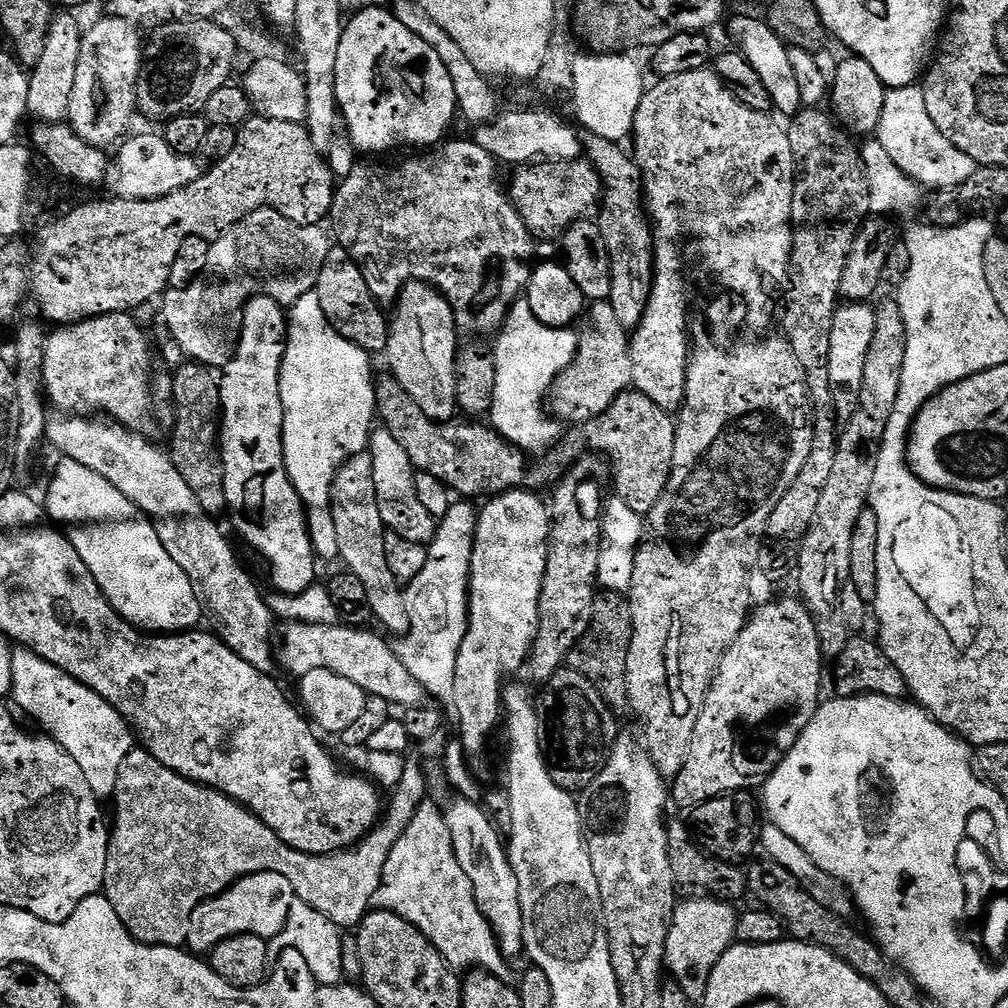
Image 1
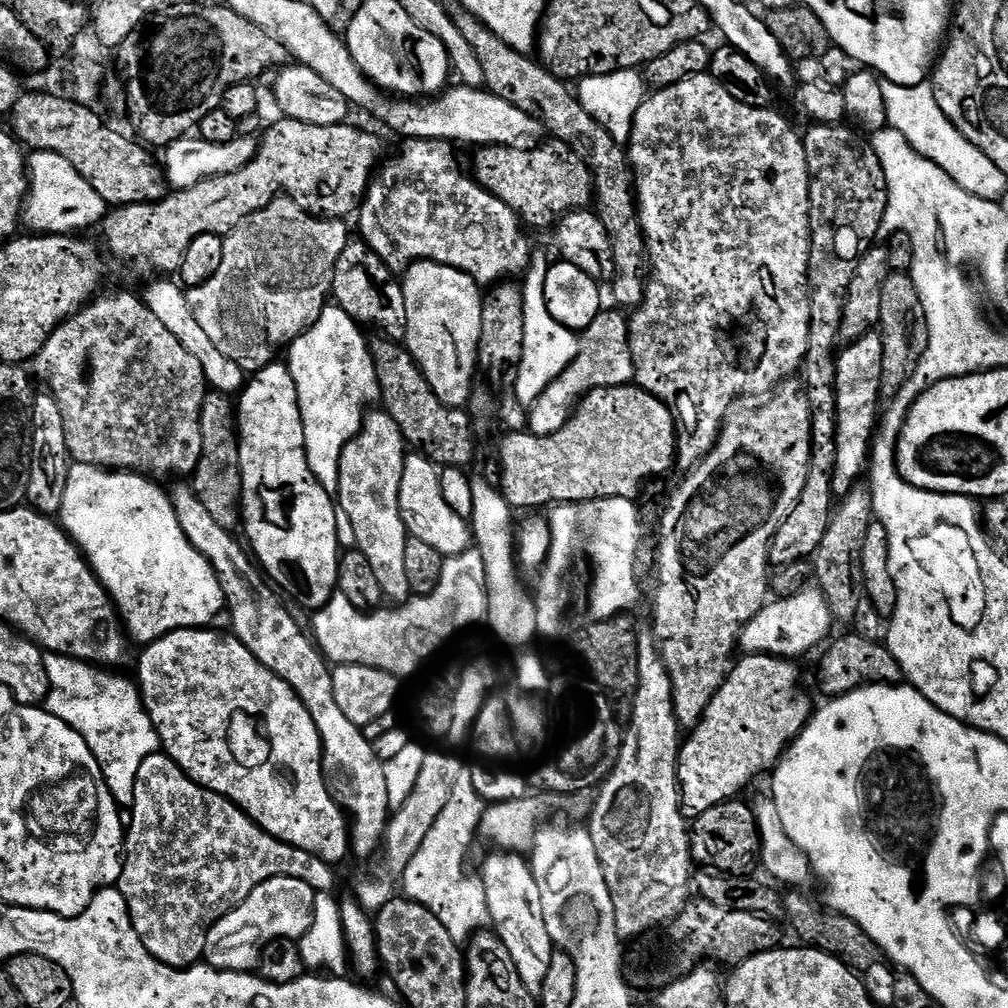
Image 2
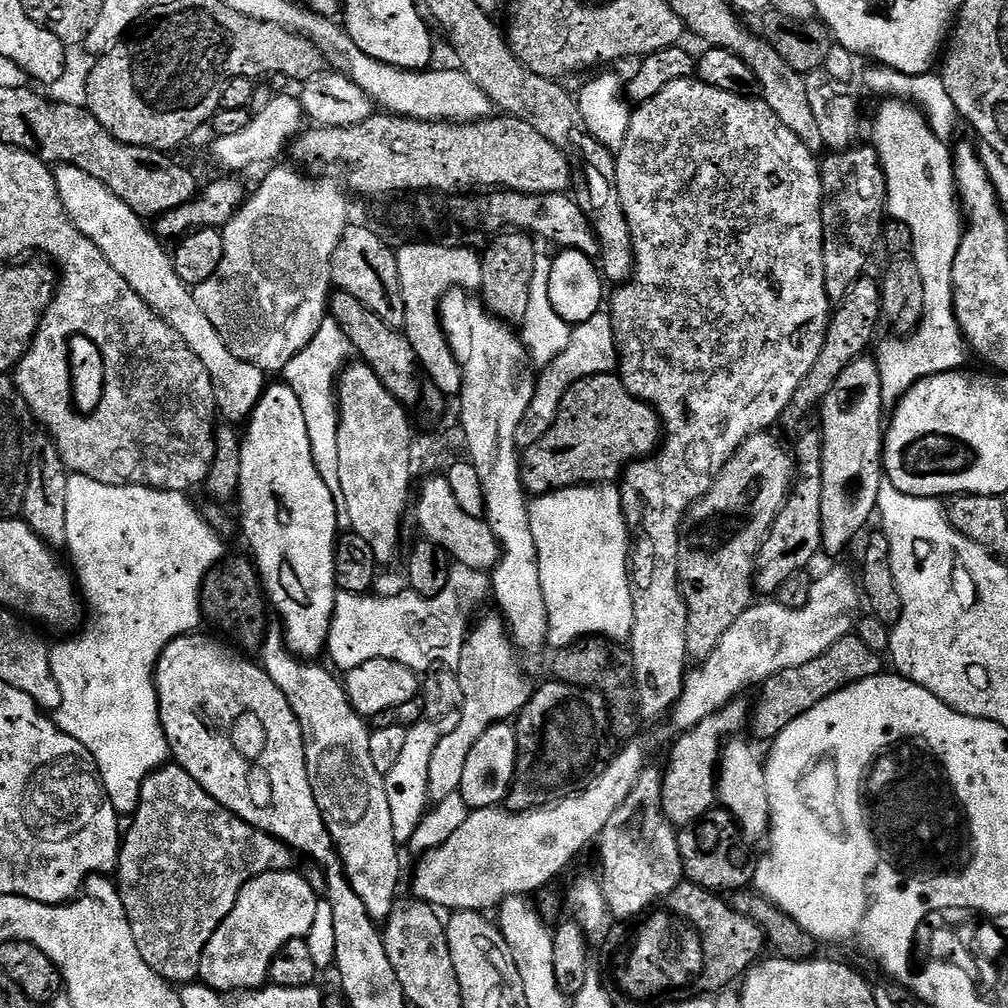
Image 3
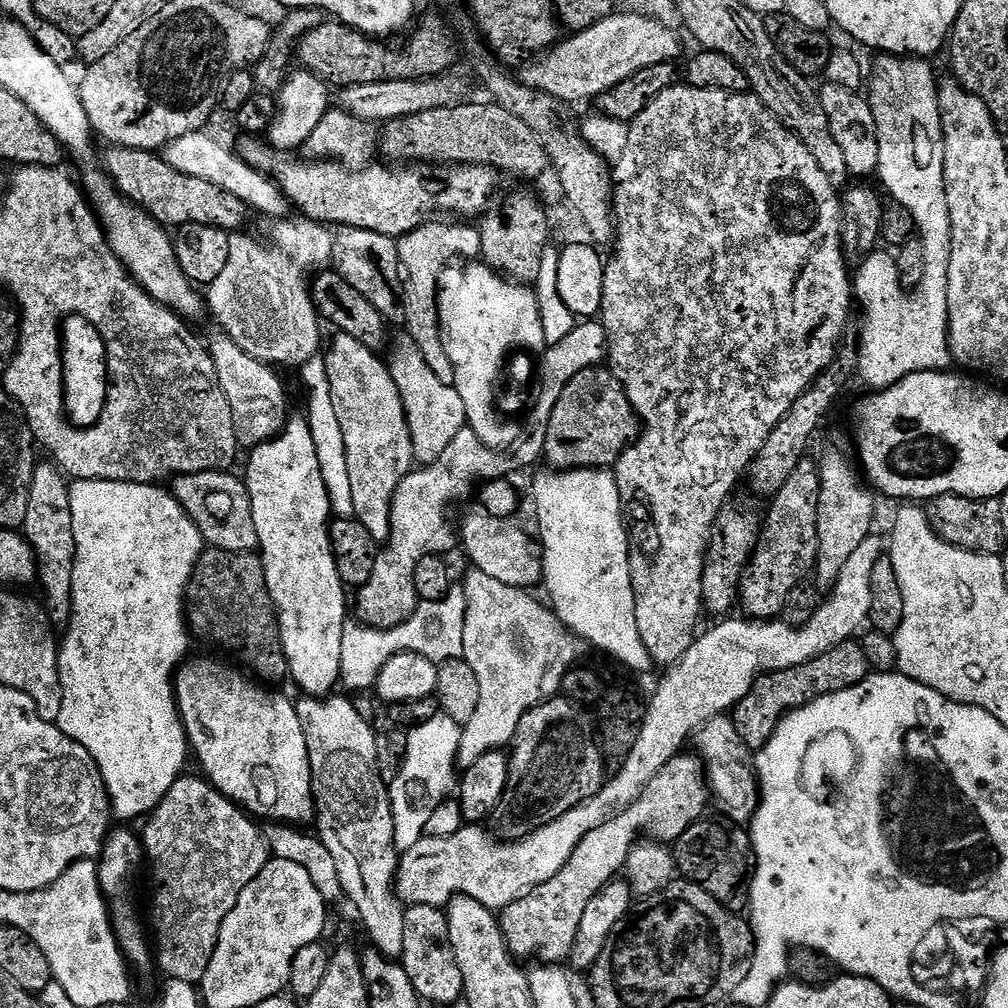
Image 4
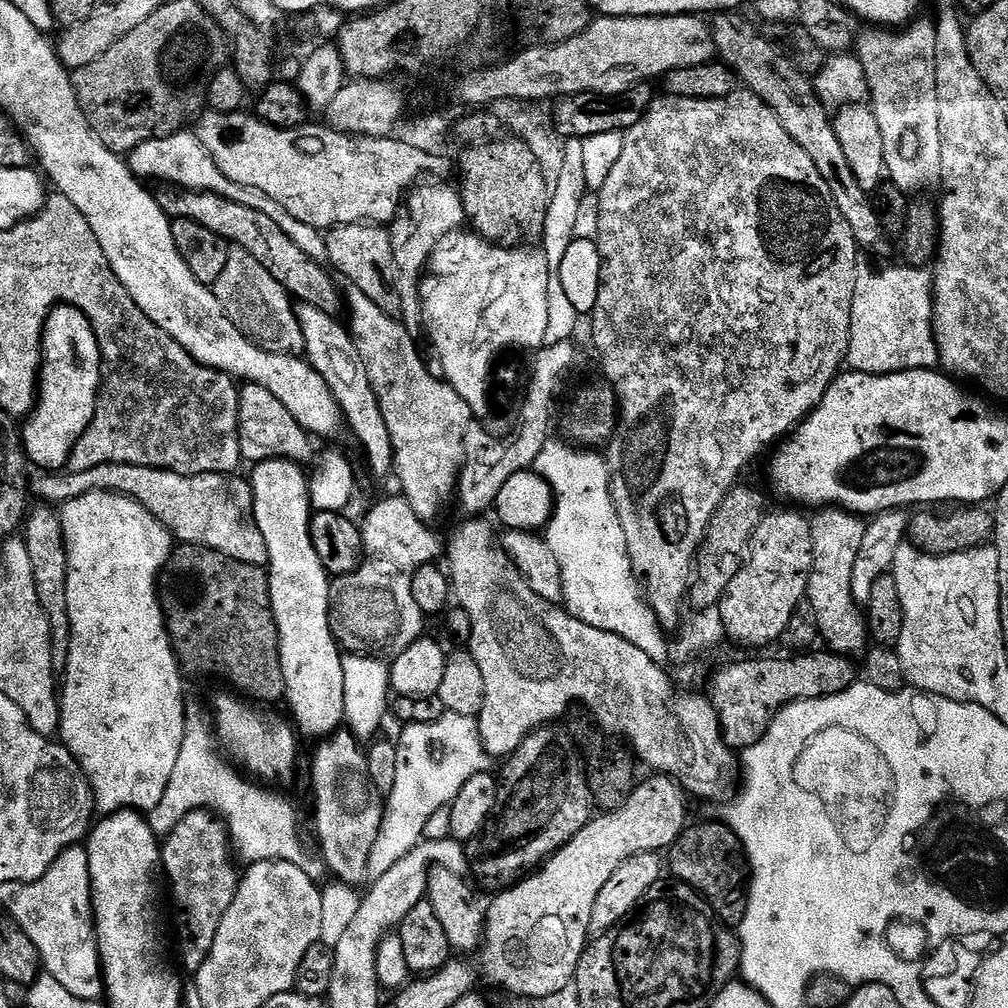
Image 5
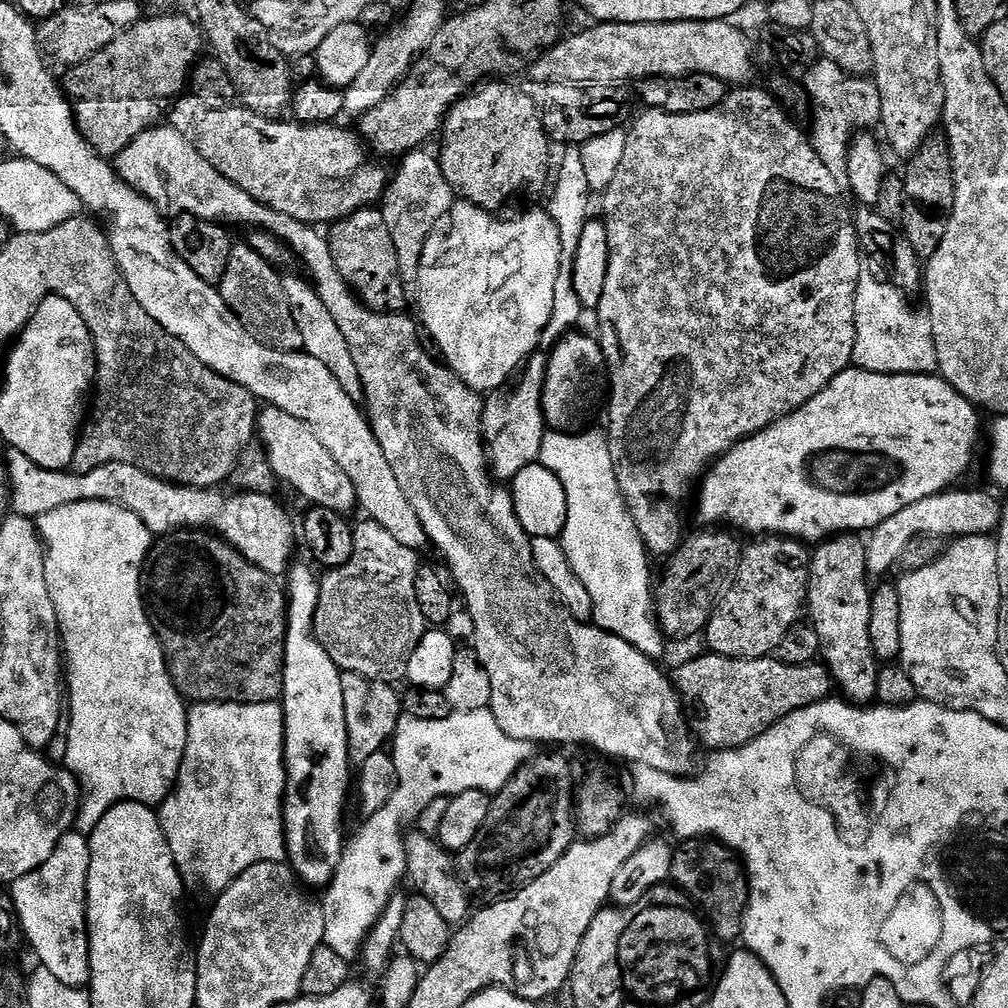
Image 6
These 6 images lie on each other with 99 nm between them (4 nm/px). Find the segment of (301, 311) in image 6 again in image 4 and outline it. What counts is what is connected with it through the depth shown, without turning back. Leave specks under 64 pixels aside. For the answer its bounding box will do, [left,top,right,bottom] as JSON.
[323,334,414,542]

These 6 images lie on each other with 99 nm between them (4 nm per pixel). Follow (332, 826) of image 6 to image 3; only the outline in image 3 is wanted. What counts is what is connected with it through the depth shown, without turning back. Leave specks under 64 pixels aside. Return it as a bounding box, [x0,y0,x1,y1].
[238,383,342,658]

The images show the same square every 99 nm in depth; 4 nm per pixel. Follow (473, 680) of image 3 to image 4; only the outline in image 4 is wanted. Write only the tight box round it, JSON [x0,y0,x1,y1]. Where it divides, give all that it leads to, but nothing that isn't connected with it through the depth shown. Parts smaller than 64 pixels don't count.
[456,571,585,769]

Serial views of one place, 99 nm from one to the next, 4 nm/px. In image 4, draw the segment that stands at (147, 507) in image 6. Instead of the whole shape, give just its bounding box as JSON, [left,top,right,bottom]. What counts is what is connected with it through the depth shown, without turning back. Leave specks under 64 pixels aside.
[171,470,258,554]

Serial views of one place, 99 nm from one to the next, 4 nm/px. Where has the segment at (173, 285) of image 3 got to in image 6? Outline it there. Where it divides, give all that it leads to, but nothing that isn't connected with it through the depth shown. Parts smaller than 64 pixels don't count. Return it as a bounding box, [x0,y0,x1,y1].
[256,406,357,514]

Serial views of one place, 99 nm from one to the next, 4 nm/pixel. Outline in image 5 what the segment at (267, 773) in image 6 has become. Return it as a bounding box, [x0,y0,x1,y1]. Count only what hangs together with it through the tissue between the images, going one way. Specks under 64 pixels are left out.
[148,699,327,883]

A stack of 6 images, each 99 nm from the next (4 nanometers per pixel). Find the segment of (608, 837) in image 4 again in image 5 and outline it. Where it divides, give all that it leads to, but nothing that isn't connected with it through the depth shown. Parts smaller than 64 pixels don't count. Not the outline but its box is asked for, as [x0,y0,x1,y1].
[479,774,689,1002]

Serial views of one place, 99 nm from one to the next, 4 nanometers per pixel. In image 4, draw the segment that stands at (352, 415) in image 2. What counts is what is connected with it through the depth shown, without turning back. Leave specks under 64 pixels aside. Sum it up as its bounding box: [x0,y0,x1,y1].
[298,354,354,518]

